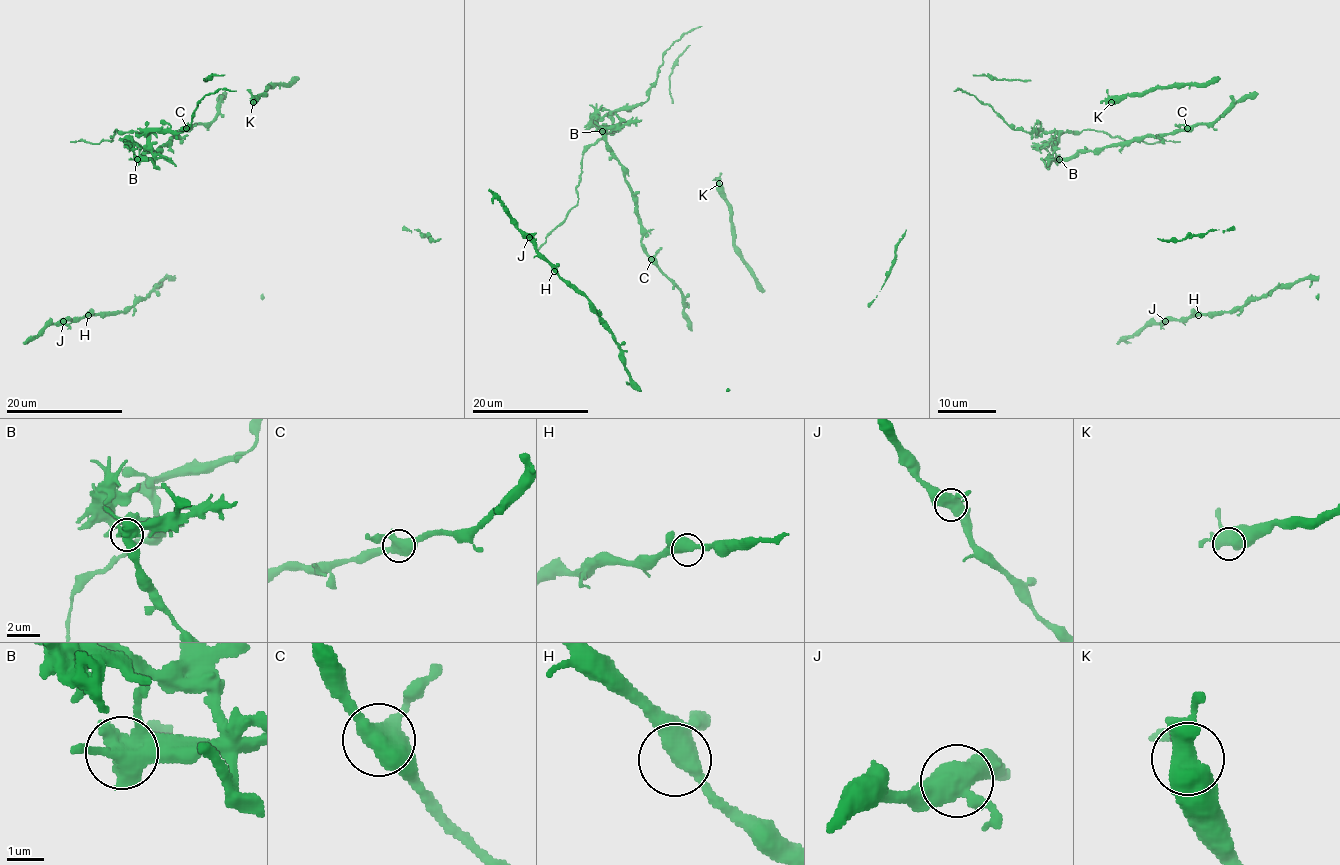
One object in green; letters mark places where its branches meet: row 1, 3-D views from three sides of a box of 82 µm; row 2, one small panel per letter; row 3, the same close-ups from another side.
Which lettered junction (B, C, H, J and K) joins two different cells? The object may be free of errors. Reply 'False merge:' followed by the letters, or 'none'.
False merge: B

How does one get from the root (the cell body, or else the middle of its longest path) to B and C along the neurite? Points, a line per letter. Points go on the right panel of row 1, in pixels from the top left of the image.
B: (1087, 150), (1068, 159), (1058, 159)
C: (1087, 150), (1127, 140), (1160, 137), (1187, 128)

